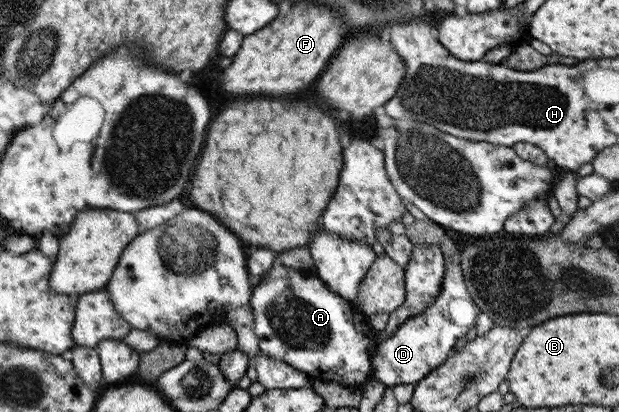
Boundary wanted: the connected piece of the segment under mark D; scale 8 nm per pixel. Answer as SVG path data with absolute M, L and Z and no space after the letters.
M455 252L452 257L444 257L444 274L439 291L436 293L432 304L429 304L425 310L412 315L401 322L394 332L387 337L379 337L373 354L370 357L370 366L372 376L378 379L383 385L392 386L395 384L414 384L425 375L436 369L436 367L445 361L452 352L453 345L457 343L457 339L461 339L469 329L475 326L475 317L479 310L471 301L471 297L467 293L463 274L458 264L458 252Z

